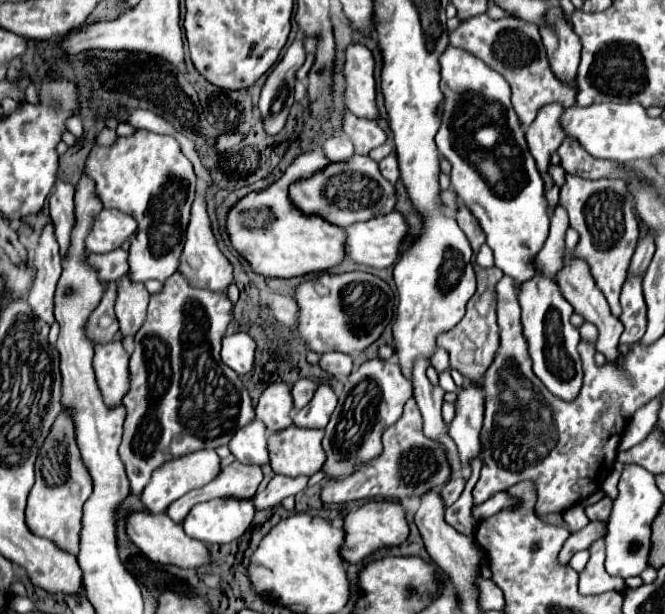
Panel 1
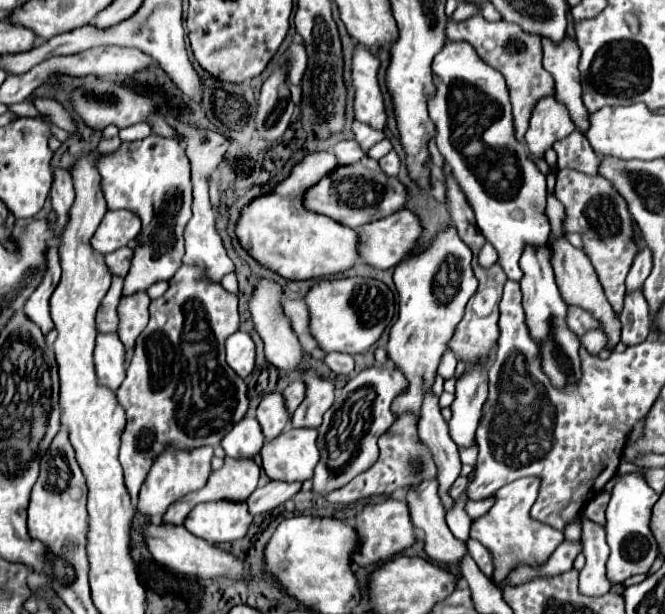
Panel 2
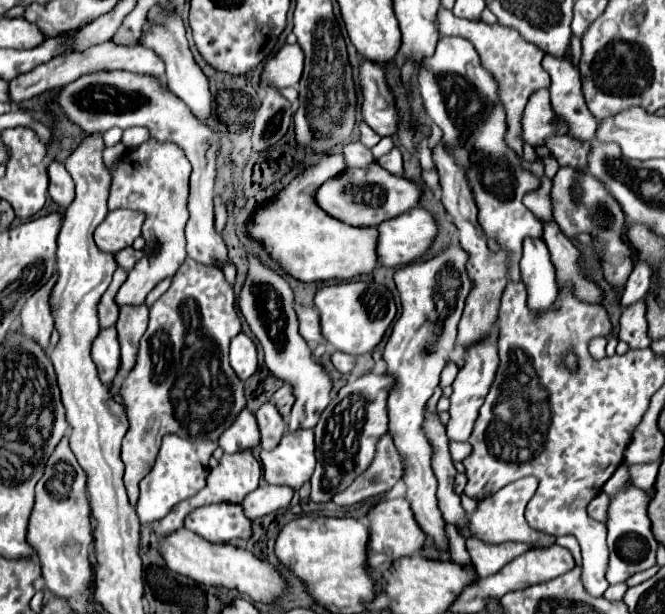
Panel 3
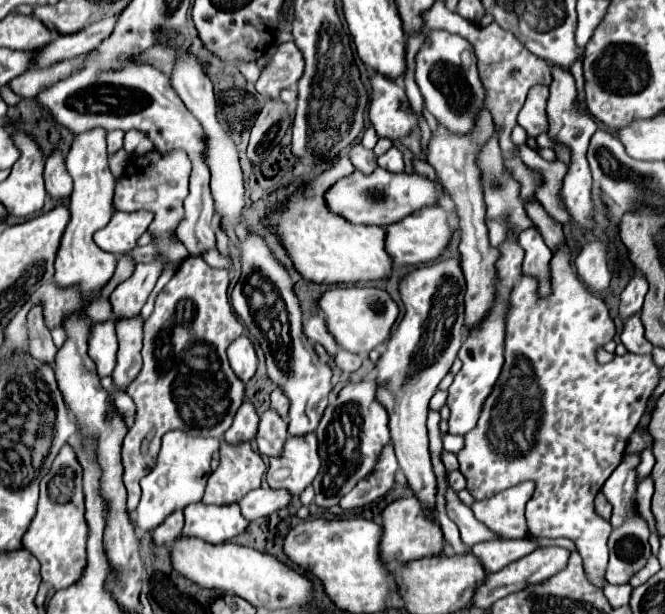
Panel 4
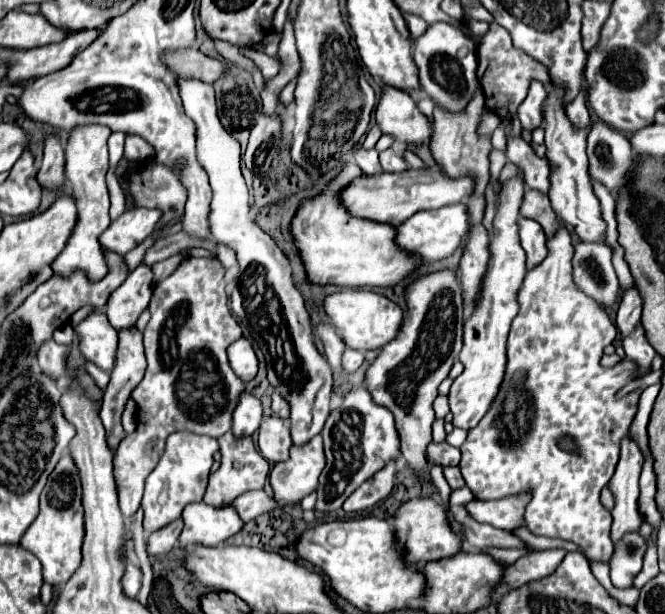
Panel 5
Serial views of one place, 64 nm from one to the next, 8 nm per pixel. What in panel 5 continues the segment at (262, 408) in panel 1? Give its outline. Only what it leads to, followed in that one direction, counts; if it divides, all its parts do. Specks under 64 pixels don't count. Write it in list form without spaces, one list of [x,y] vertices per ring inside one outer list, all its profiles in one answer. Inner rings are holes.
[[[276,414],[262,420],[258,428],[258,450],[268,462],[282,462],[292,446],[290,424]]]

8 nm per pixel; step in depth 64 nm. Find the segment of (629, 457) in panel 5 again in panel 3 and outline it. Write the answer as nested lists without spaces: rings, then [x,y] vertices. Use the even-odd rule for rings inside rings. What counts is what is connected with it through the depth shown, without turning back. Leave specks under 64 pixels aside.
[[[622,464],[614,474],[612,474],[612,478],[604,484],[604,492],[608,494],[608,496],[614,496],[614,492],[618,492],[618,488],[622,488],[628,480],[630,480],[630,474],[628,474],[628,470],[626,470],[628,466],[626,464]]]

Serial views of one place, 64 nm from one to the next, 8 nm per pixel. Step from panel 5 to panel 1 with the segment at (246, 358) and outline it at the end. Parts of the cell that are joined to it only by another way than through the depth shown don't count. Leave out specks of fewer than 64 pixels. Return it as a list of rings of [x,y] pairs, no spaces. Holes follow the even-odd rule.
[[[246,332],[226,334],[226,336],[222,338],[220,358],[222,358],[222,362],[224,362],[228,368],[232,368],[236,374],[244,376],[246,372],[252,370],[254,350],[256,350],[256,342],[254,342]]]

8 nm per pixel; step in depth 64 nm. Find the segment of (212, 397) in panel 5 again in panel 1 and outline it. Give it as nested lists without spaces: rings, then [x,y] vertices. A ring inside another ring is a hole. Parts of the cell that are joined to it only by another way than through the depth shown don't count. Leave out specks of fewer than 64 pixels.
[[[180,272],[172,274],[164,282],[162,290],[150,298],[146,320],[134,336],[136,348],[130,356],[130,392],[124,400],[128,416],[124,422],[124,438],[120,444],[120,456],[134,494],[140,494],[146,488],[152,472],[158,466],[202,448],[226,446],[232,438],[232,428],[236,432],[248,426],[250,420],[254,420],[254,406],[248,390],[244,388],[240,376],[234,370],[226,368],[226,364],[222,364],[220,360],[220,342],[230,322],[232,302],[226,298],[226,294],[190,288]]]

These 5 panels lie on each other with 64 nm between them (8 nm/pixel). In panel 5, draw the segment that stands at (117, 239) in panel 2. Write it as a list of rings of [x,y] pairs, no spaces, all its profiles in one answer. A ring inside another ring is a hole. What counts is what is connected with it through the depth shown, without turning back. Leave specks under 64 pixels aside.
[[[136,208],[120,214],[100,236],[98,242],[108,252],[116,252],[124,256],[132,248],[136,248],[142,240],[148,238],[152,230],[156,230],[156,222],[160,220],[158,210]]]

